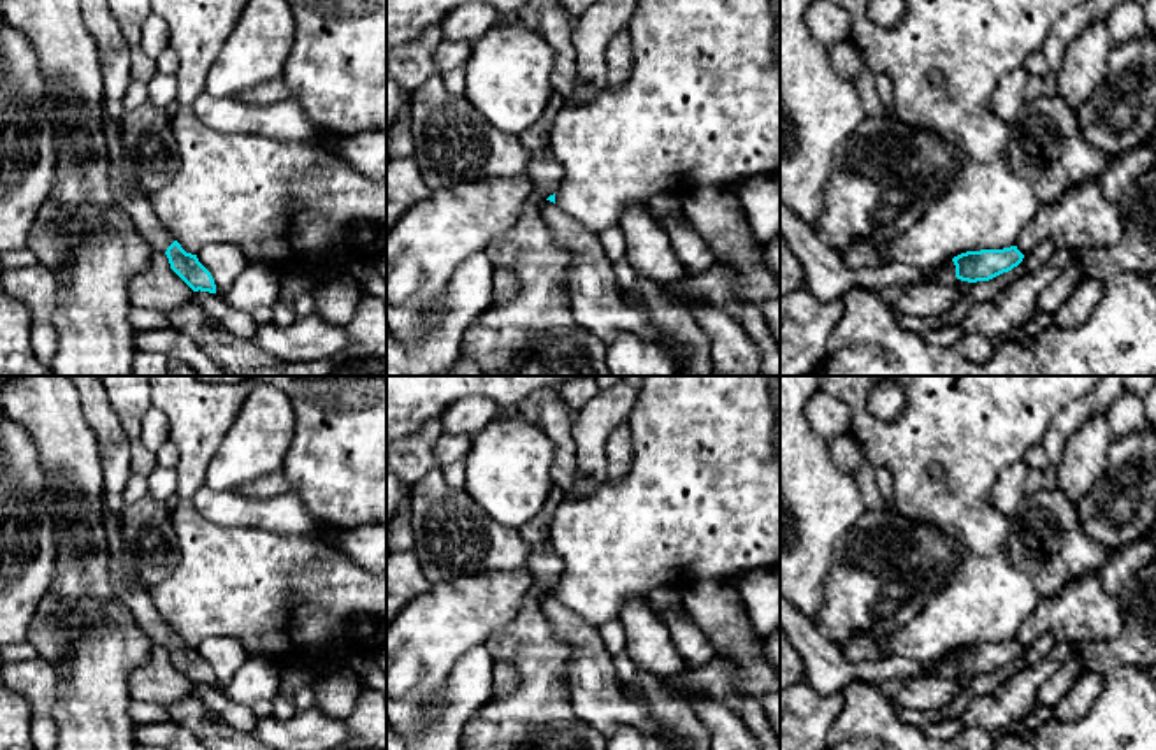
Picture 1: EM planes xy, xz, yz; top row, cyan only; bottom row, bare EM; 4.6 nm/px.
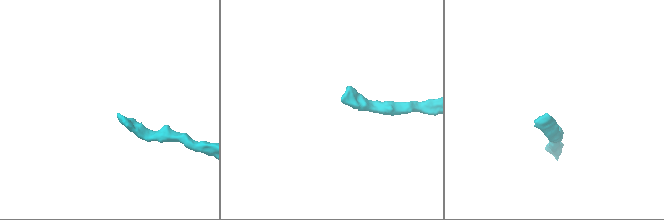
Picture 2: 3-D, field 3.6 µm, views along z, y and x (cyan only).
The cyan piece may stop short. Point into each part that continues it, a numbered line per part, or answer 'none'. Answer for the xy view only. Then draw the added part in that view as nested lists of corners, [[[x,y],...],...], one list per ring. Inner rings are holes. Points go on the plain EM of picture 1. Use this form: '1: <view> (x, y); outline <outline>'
1: xy (134, 596); outline [[[104,509],[104,516],[111,548],[111,578],[118,590],[118,601],[132,611],[135,624],[151,645],[165,646],[174,631],[158,615],[149,590],[128,573],[121,544],[121,525],[107,509]]]

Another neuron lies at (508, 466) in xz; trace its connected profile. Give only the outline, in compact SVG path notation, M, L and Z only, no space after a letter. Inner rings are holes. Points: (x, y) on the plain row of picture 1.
M499 415L473 436L466 490L494 522L520 529L546 504L553 457L539 425Z

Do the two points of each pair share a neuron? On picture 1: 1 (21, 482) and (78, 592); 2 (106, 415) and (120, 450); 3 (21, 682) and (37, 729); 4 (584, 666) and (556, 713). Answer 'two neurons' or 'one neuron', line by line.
1: two neurons
2: one neuron
3: one neuron
4: two neurons

